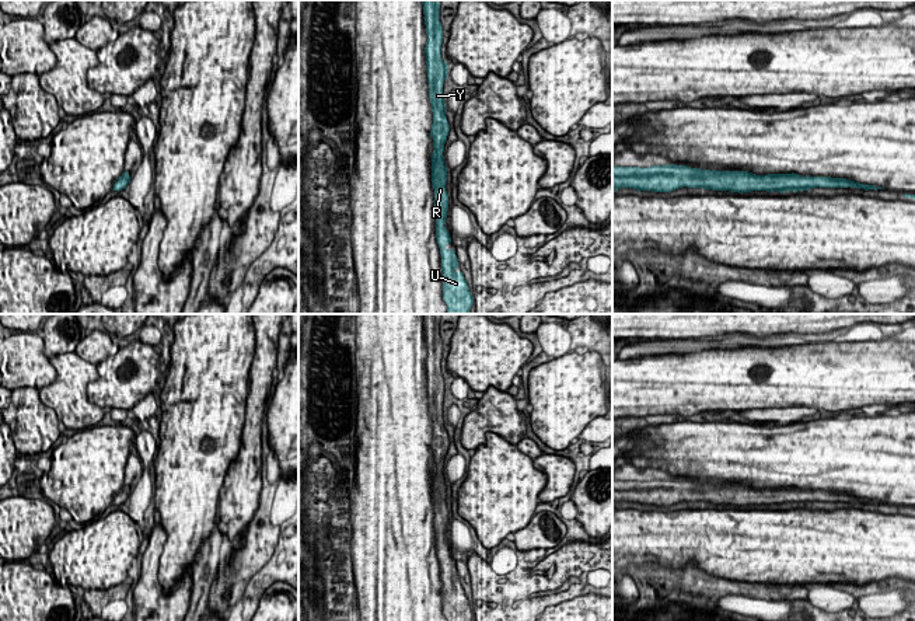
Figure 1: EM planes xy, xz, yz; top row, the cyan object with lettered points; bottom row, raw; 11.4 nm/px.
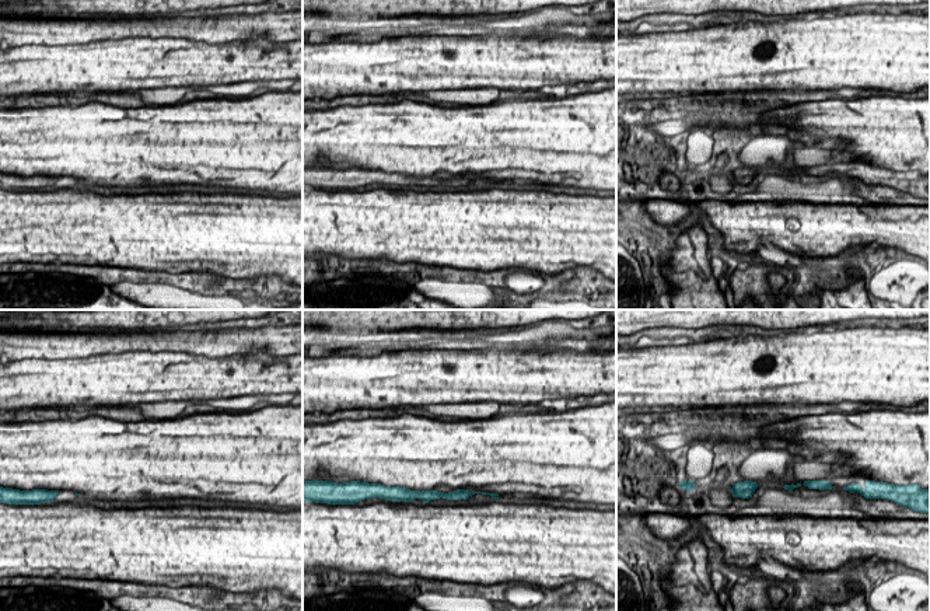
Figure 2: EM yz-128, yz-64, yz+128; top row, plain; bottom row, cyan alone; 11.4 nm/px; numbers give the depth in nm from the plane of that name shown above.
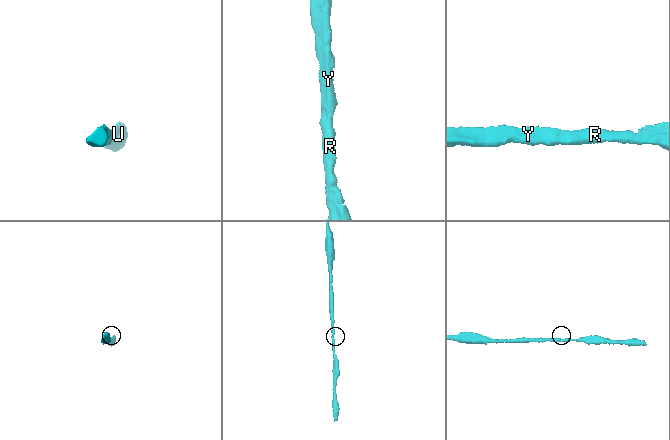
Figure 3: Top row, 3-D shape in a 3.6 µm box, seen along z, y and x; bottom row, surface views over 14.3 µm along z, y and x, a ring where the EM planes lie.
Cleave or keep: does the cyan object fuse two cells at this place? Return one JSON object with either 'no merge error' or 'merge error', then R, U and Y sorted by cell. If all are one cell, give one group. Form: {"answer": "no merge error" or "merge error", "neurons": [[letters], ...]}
{"answer": "no merge error", "neurons": [["R", "U", "Y"]]}

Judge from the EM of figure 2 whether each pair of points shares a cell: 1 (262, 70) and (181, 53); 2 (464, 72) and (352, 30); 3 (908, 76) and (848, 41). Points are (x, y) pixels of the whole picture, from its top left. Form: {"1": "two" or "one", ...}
{"1": "one", "2": "two", "3": "one"}

